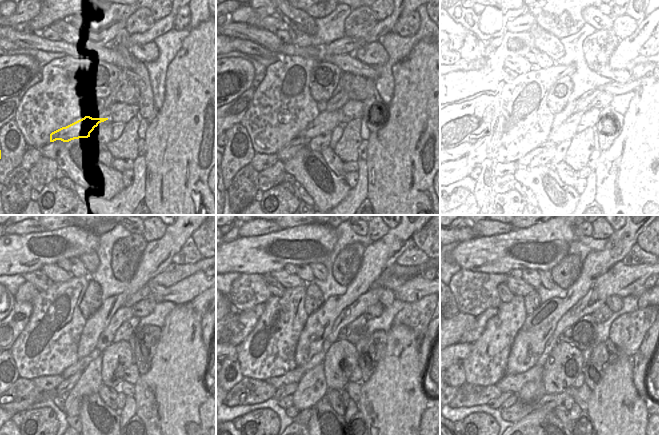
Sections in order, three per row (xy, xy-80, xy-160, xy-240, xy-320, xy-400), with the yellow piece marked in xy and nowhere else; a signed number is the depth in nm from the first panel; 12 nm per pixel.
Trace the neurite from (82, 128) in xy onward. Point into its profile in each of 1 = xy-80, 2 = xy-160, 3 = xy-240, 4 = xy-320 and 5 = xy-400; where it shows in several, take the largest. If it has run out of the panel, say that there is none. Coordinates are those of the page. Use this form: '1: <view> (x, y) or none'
1: xy-80 (326, 121)
2: xy-160 (555, 116)
3: xy-240 (123, 314)
4: xy-320 (370, 297)
5: xy-400 (622, 280)

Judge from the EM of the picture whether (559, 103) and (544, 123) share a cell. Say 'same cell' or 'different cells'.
same cell

